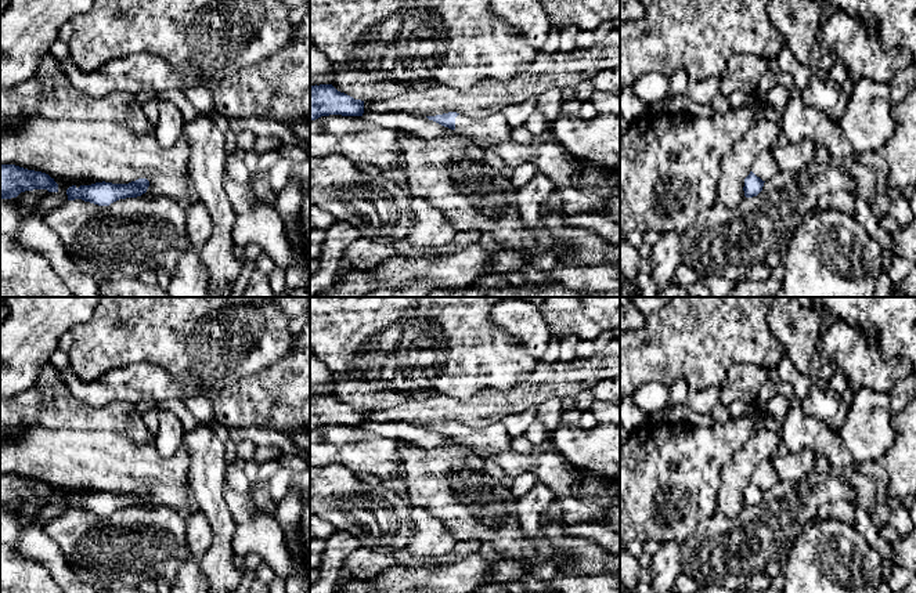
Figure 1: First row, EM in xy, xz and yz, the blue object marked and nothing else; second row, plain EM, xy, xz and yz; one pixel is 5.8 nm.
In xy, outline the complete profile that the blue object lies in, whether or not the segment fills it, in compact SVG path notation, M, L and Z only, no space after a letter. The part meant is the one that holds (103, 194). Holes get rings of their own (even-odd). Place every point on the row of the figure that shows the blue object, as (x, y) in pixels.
M138 178L129 184L95 182L91 185L72 185L66 189L68 200L82 199L98 206L109 206L111 203L126 199L137 198L147 192L149 181Z

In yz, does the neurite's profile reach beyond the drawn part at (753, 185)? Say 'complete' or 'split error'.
complete

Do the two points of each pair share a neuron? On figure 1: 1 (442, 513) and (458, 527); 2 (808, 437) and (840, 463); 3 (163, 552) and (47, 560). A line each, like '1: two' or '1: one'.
1: one
2: one
3: two

